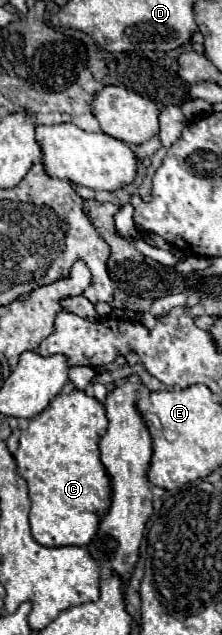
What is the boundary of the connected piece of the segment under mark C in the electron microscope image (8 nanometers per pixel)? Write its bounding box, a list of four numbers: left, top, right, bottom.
[17,389,111,547]

